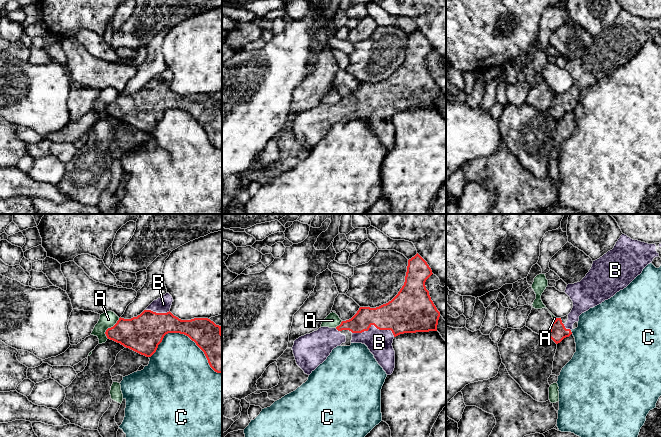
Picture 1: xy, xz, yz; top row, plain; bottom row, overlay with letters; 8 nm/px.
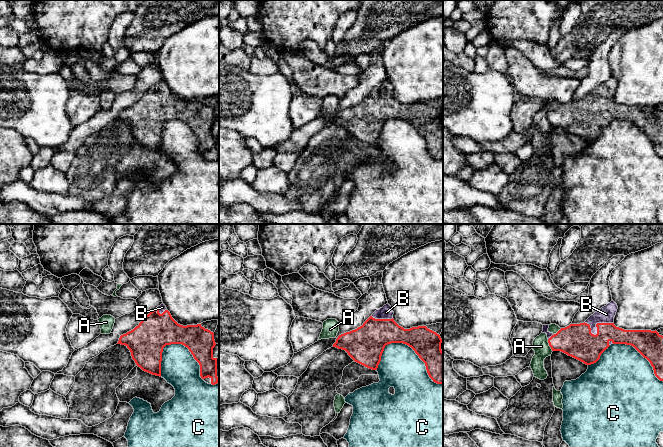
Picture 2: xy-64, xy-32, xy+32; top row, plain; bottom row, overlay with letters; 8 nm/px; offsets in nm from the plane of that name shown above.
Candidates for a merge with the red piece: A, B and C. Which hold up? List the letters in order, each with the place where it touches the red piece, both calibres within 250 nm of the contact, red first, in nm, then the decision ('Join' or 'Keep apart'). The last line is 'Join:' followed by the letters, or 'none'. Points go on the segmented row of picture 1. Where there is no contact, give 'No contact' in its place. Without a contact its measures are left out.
A: Touches red at xy (109, 328). Thickness 280 nm (red) against 130 nm. Keep apart
B: Touches red at xz (374, 325). Thickness 300 nm (red) against 200 nm. Join
C: Touches red at xy (186, 335). Thickness 220 nm (red) against 440 nm. Keep apart
Join: B

